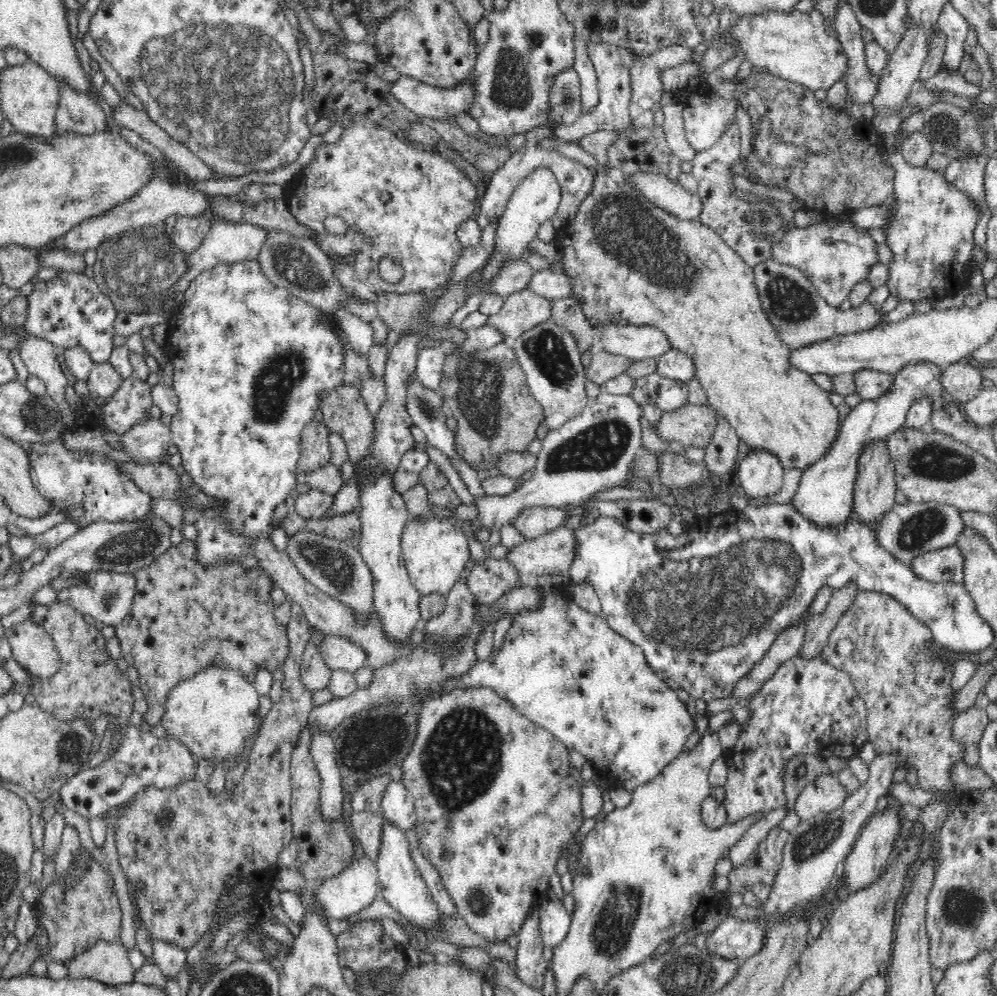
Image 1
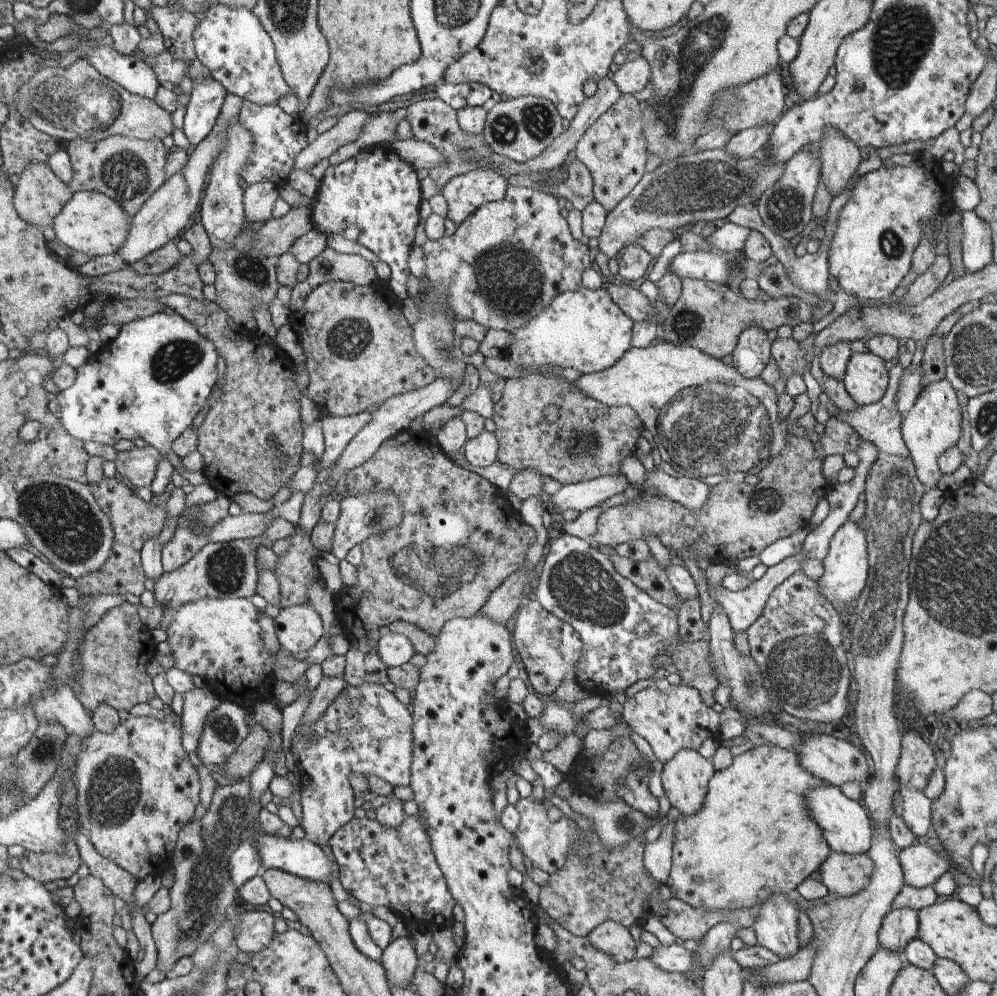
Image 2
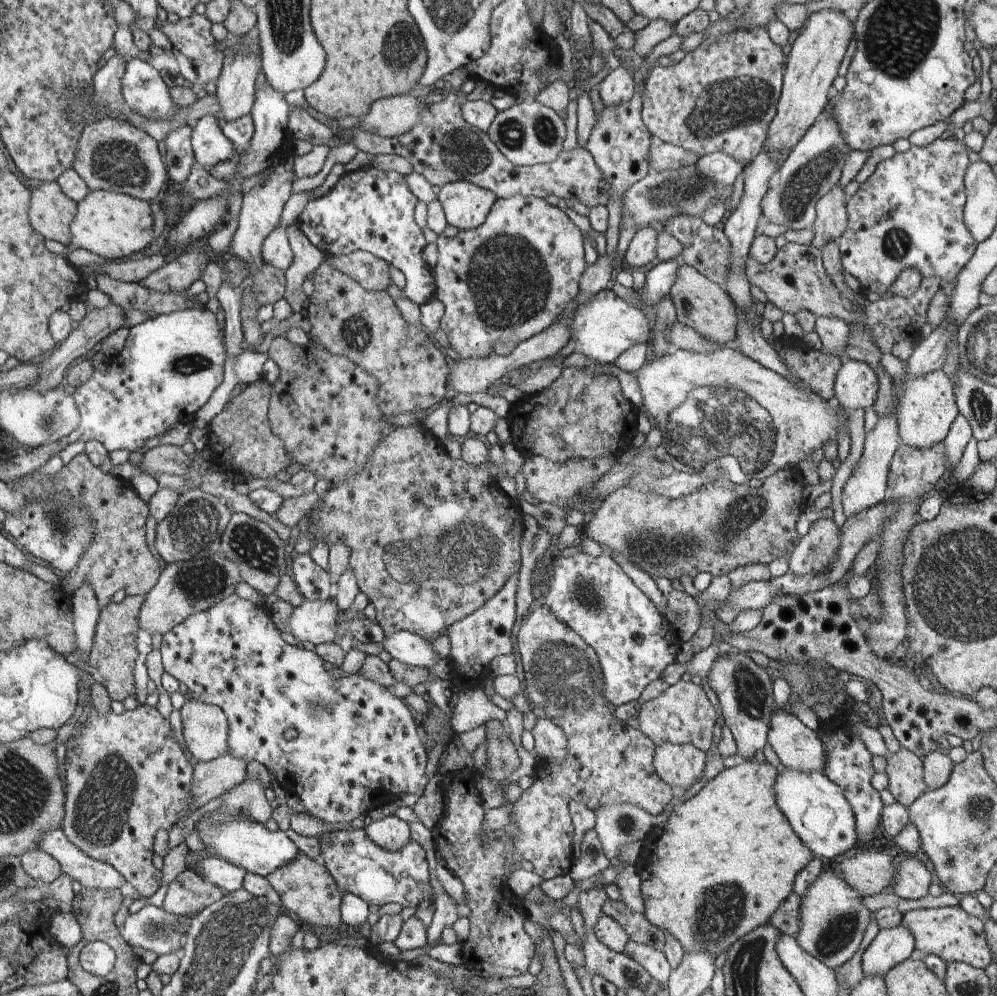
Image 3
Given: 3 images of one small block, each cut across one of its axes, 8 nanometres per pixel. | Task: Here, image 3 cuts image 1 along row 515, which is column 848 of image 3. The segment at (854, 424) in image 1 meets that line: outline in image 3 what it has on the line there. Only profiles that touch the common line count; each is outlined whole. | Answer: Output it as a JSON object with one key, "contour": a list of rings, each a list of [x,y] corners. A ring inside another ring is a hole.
{"contour":[[[779,765],[777,769],[778,779],[774,784],[774,792],[776,792],[778,808],[781,808],[781,811],[785,813],[792,830],[810,848],[810,852],[813,852],[815,856],[828,858],[833,862],[853,852],[858,847],[856,816],[854,816],[854,810],[848,804],[846,796],[842,794],[842,790],[832,780],[828,780],[822,771],[800,772],[785,768],[783,765]]]}

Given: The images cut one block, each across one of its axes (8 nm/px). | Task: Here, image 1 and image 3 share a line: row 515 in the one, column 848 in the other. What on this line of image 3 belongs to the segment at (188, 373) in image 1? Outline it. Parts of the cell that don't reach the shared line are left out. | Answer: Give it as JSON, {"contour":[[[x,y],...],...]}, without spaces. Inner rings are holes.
{"contour":[[[955,137],[946,139],[938,138],[934,140],[930,146],[911,146],[905,153],[896,153],[892,158],[883,160],[877,164],[875,172],[862,184],[854,196],[848,197],[847,200],[847,216],[848,228],[840,237],[839,249],[842,254],[843,270],[850,272],[861,284],[862,291],[865,293],[876,292],[876,294],[884,294],[894,284],[894,280],[903,270],[913,268],[918,270],[923,278],[936,277],[941,278],[943,284],[956,280],[958,273],[966,266],[966,263],[975,253],[977,242],[972,236],[972,232],[968,230],[963,218],[964,207],[967,200],[967,192],[965,187],[965,172],[970,166],[969,148],[964,142],[959,141]]]}

